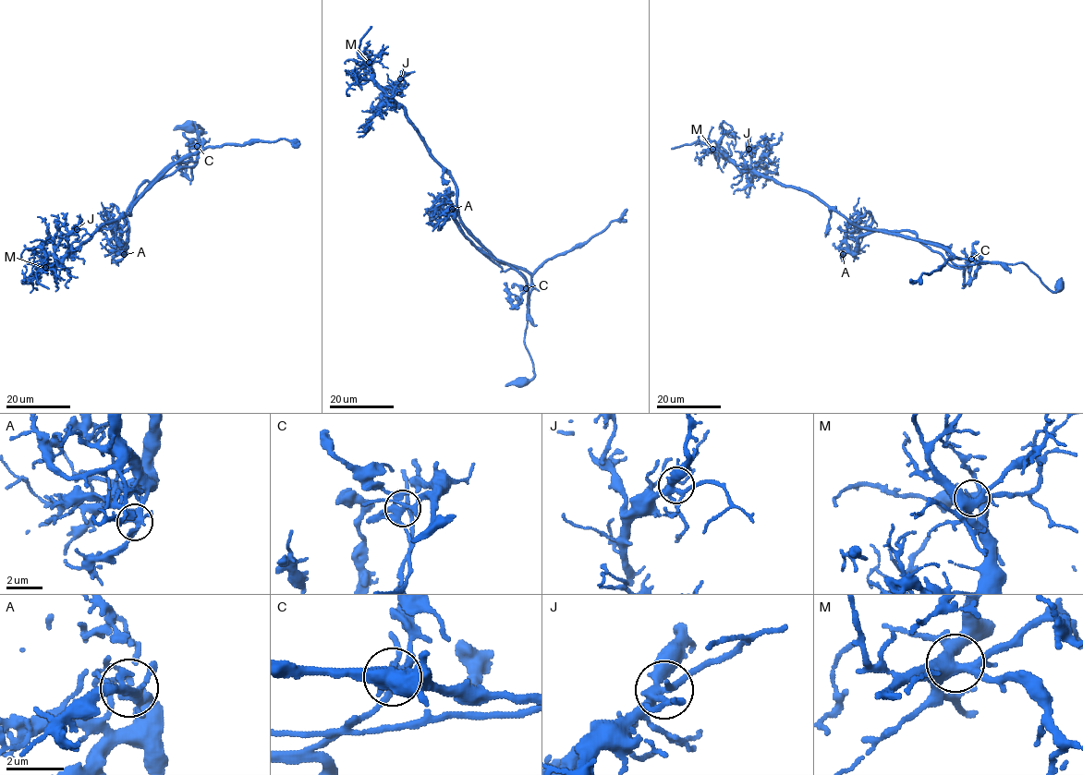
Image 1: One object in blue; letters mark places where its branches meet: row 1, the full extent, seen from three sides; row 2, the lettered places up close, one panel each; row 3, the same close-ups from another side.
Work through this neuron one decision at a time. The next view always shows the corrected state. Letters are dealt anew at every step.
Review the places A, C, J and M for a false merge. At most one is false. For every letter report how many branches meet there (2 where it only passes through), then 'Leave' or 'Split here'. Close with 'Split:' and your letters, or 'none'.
A: Branches: 5. Leave
C: Branches: 6. Split here
J: Branches: 6. Leave
M: Branches: 6. Leave
Split: C

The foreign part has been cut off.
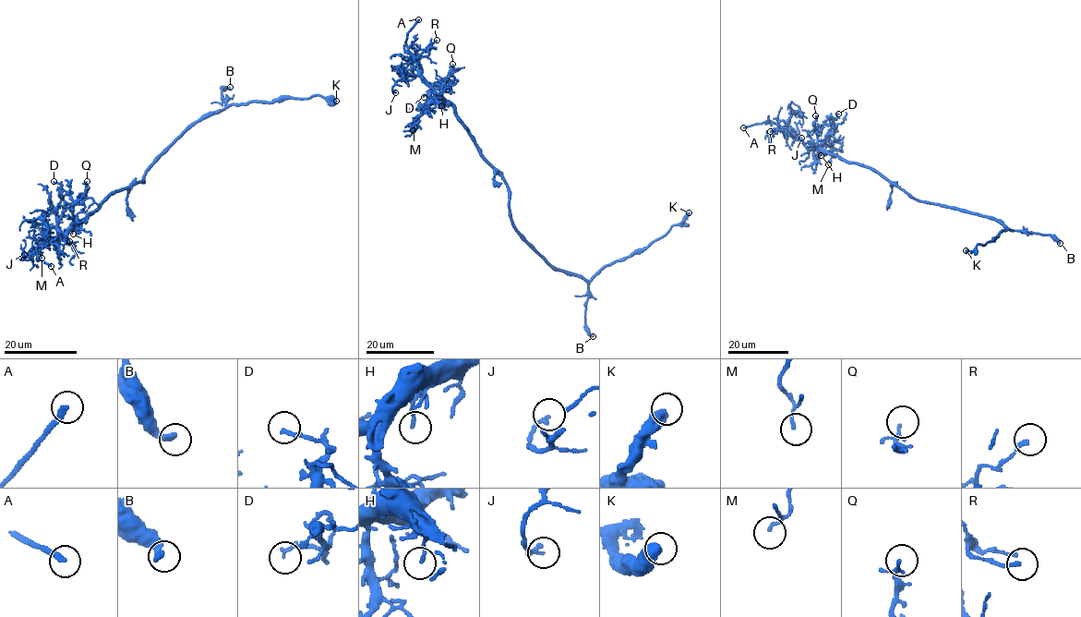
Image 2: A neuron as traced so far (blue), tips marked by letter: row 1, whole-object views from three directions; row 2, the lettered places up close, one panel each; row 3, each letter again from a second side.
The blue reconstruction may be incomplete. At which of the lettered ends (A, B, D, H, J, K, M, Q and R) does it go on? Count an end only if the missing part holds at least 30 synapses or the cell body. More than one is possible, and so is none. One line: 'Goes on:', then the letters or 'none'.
Goes on: A

